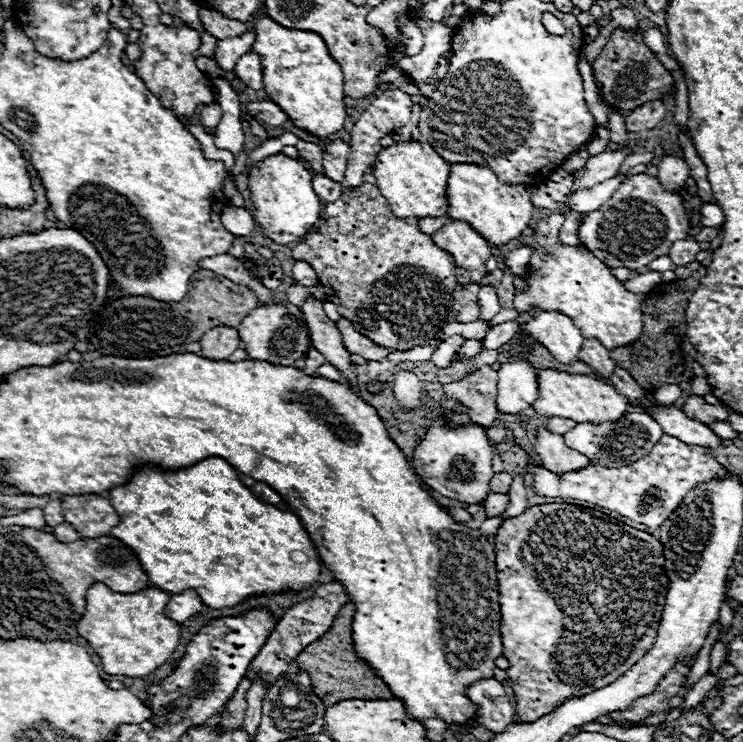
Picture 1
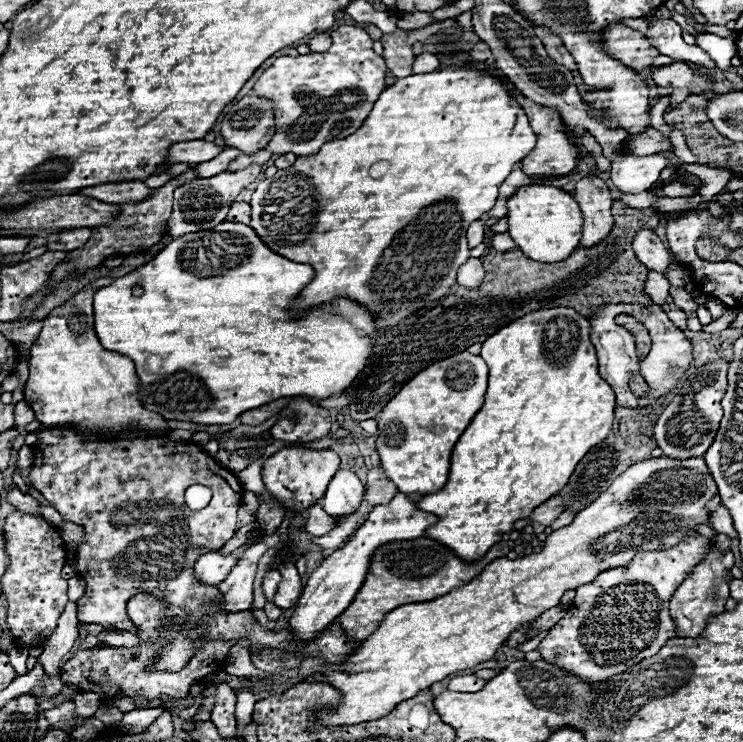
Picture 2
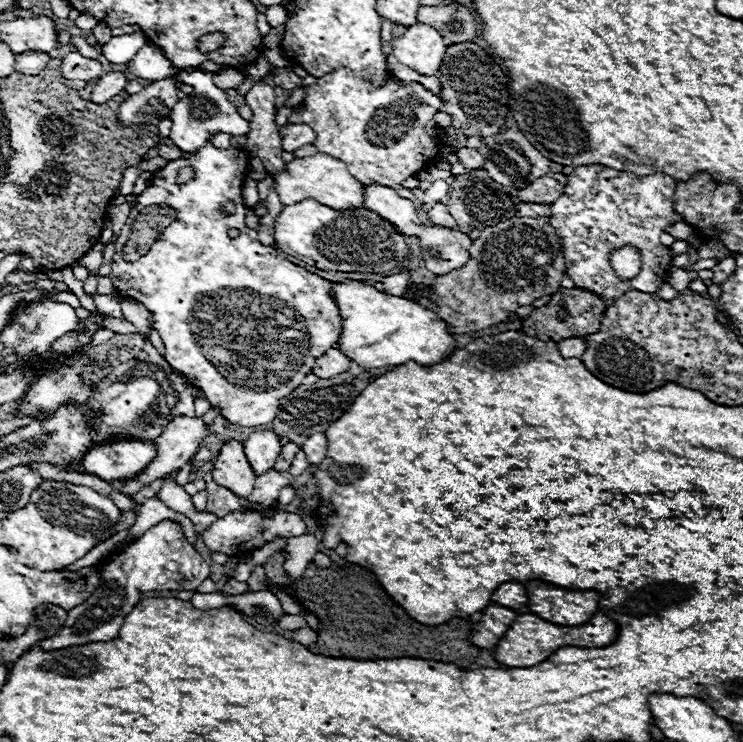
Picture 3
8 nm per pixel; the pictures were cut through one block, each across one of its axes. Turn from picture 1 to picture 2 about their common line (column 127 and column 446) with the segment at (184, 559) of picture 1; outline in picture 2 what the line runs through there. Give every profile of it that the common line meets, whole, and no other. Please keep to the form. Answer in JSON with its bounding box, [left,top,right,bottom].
[416,308,616,562]

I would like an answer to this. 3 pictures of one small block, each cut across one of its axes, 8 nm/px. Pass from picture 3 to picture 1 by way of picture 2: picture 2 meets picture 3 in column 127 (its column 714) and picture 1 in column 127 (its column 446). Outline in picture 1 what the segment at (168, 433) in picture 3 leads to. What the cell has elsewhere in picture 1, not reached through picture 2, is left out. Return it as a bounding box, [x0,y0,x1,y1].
[76,582,180,676]

